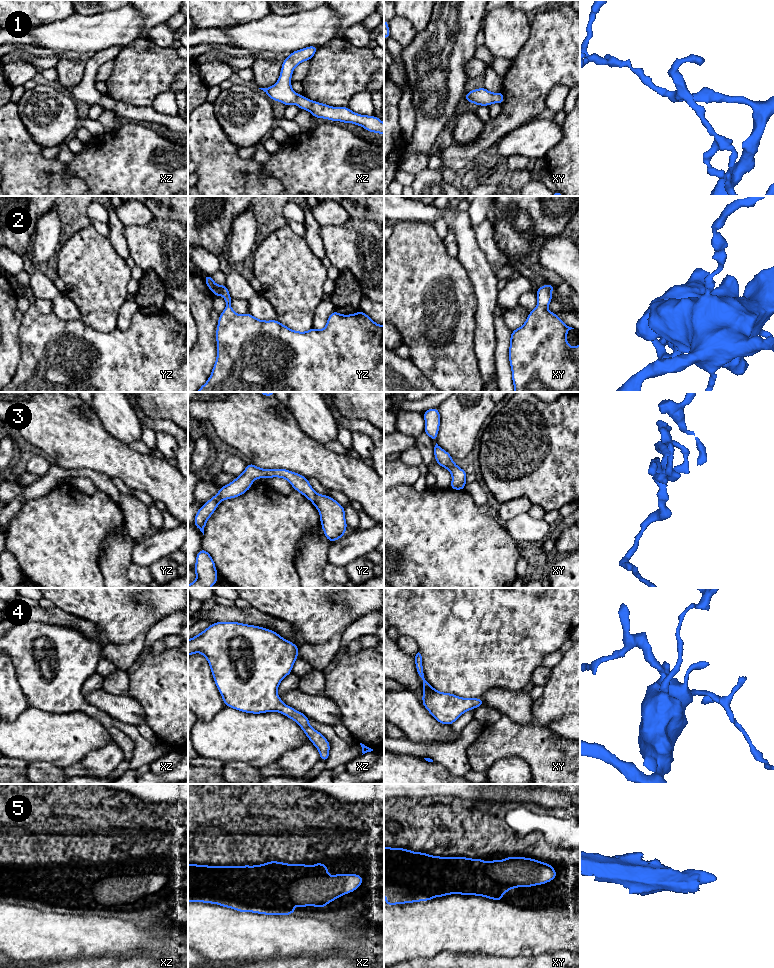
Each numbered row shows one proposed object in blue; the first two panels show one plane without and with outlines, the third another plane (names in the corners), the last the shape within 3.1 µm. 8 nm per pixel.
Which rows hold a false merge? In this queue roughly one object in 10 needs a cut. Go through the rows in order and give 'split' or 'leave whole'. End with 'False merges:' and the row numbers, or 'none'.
1: leave whole
2: leave whole
3: leave whole
4: leave whole
5: leave whole
False merges: none

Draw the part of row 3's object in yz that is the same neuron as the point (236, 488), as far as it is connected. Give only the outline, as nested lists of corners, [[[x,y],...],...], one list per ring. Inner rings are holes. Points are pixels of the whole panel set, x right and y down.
[[[252,463],[247,464],[245,470],[235,480],[222,486],[219,492],[208,500],[197,511],[194,524],[203,533],[207,520],[215,512],[220,502],[243,495],[248,491],[255,479],[279,477],[289,481],[291,486],[317,508],[323,532],[329,542],[336,541],[344,536],[347,529],[345,509],[336,500],[328,495],[321,495],[314,491],[308,479],[287,469],[262,469]]]

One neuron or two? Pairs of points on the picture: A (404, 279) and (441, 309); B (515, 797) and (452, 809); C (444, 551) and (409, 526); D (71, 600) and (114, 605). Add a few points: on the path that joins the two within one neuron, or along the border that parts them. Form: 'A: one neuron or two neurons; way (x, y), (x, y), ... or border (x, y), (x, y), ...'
A: one neuron; way (413, 287), (417, 287), (432, 301)
B: two neurons; border (498, 801), (515, 802), (517, 804)
C: one neuron; way (435, 544), (418, 531)
D: one neuron; way (82, 602), (103, 604)

